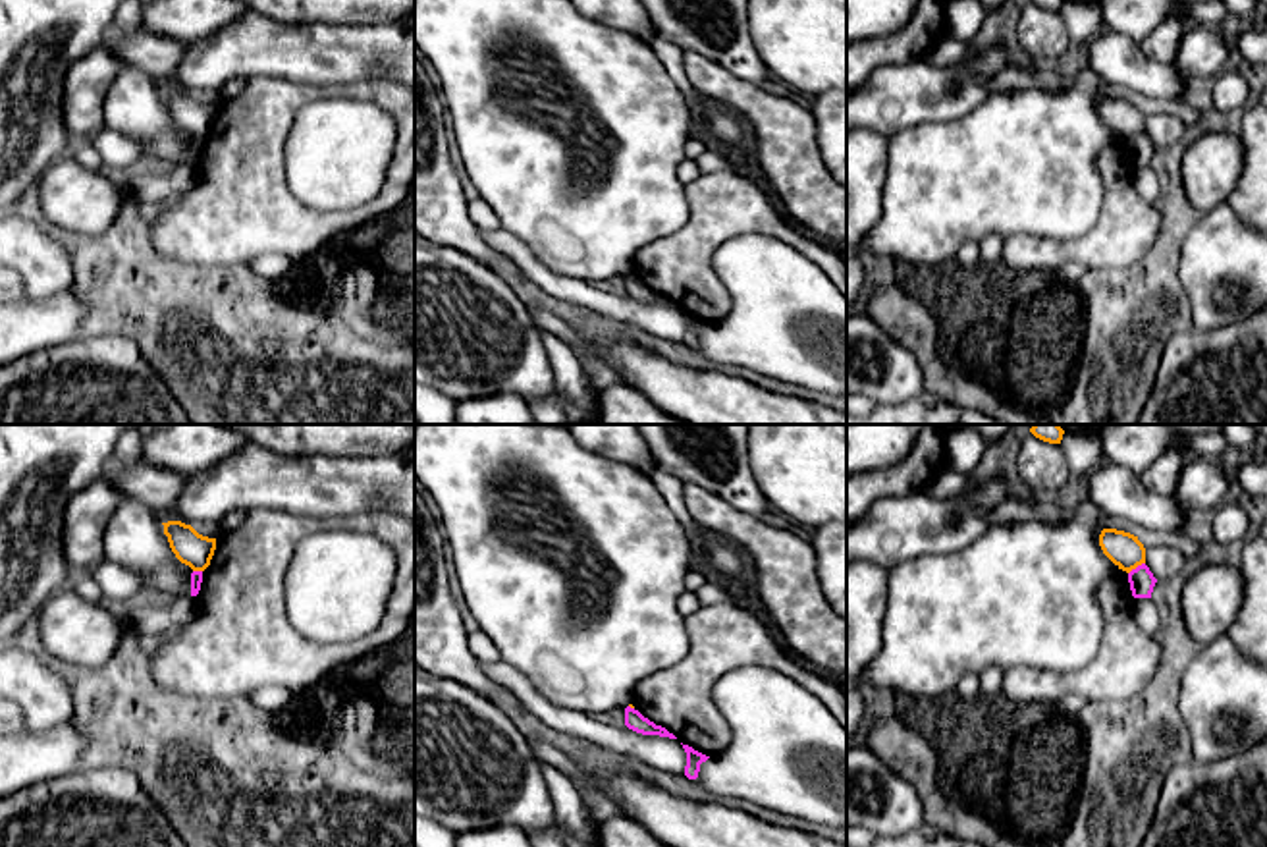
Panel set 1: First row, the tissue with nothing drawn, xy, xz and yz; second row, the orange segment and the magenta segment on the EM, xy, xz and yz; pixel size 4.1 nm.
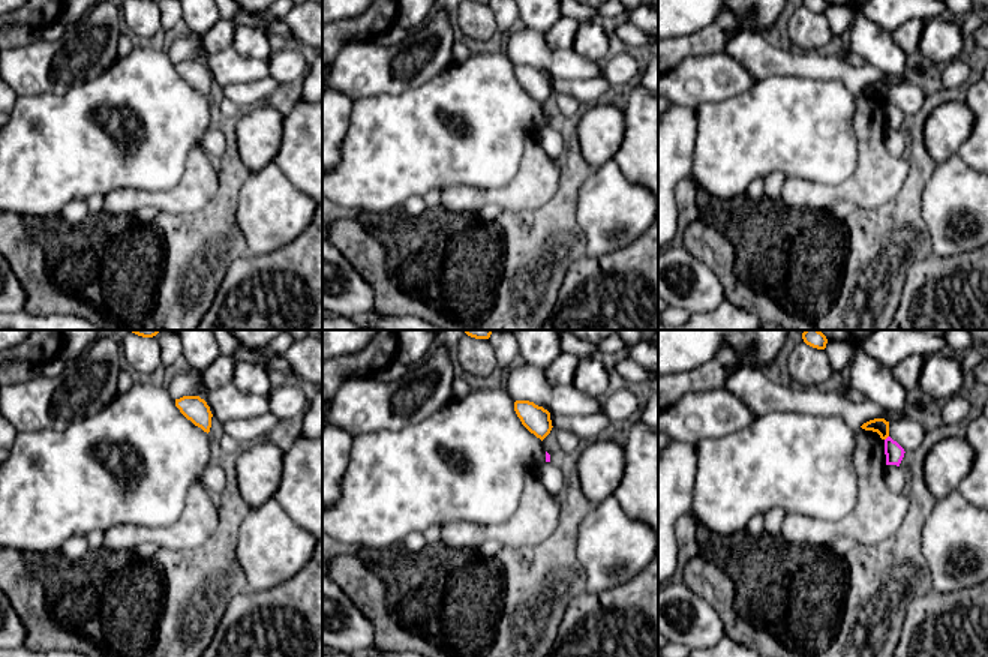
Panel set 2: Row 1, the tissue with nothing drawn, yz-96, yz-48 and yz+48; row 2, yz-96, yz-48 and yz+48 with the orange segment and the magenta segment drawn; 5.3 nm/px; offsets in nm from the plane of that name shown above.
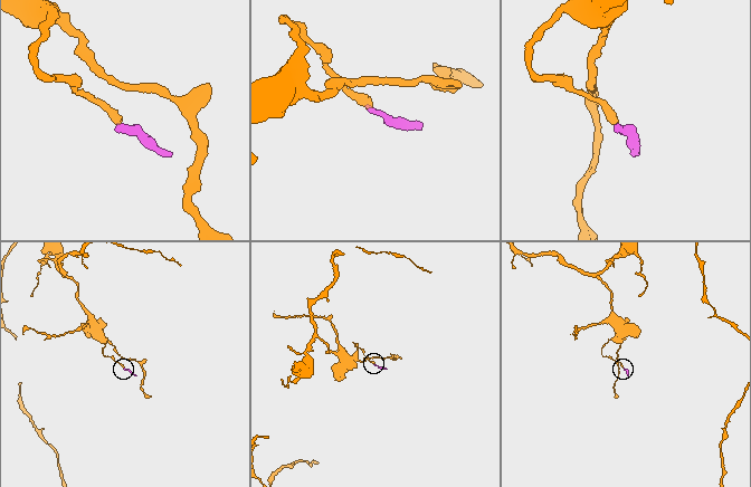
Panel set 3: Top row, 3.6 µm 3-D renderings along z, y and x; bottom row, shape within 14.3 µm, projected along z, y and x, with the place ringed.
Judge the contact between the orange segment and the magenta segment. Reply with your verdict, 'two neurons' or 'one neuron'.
two neurons

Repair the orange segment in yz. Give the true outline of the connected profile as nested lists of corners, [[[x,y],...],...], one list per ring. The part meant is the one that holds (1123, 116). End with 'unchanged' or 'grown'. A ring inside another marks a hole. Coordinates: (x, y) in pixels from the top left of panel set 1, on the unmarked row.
[[[1103,96],[1099,102],[1099,114],[1103,122],[1122,139],[1130,141],[1138,133],[1146,131],[1146,116],[1138,104],[1117,98]]]; unchanged

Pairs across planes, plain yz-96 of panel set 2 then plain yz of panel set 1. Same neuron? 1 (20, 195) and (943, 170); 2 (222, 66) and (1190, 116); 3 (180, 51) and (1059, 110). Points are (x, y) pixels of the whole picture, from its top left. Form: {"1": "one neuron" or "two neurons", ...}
{"1": "one neuron", "2": "two neurons", "3": "two neurons"}

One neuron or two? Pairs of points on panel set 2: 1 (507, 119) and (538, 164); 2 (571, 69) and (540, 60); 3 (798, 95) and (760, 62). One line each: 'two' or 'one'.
1: two
2: one
3: two

